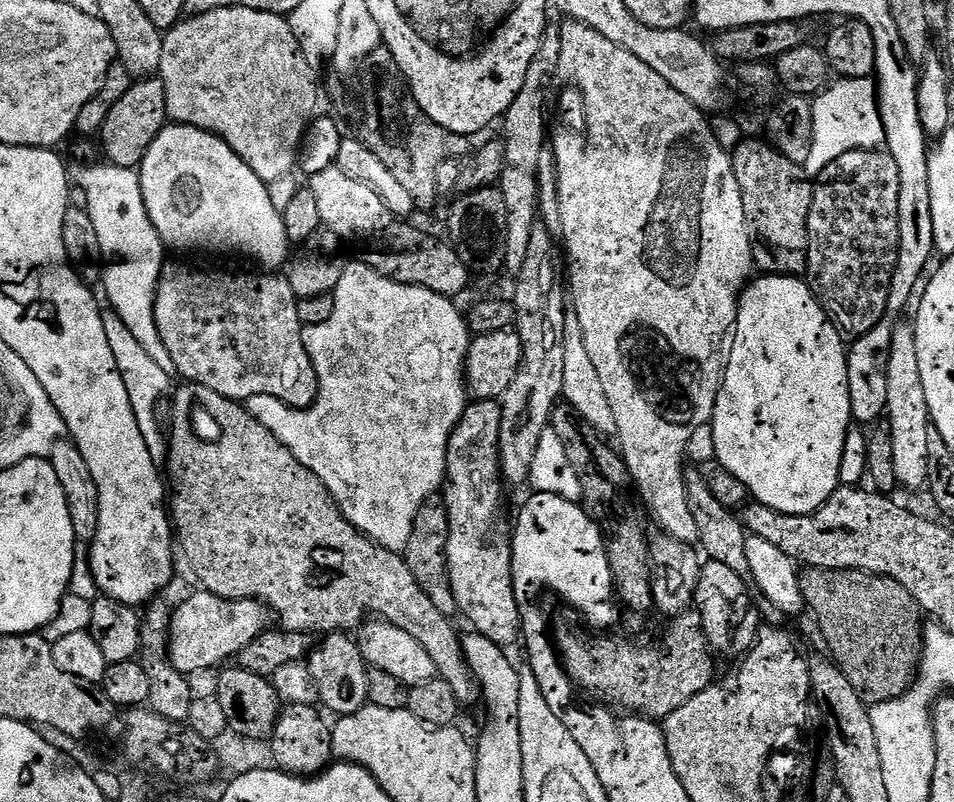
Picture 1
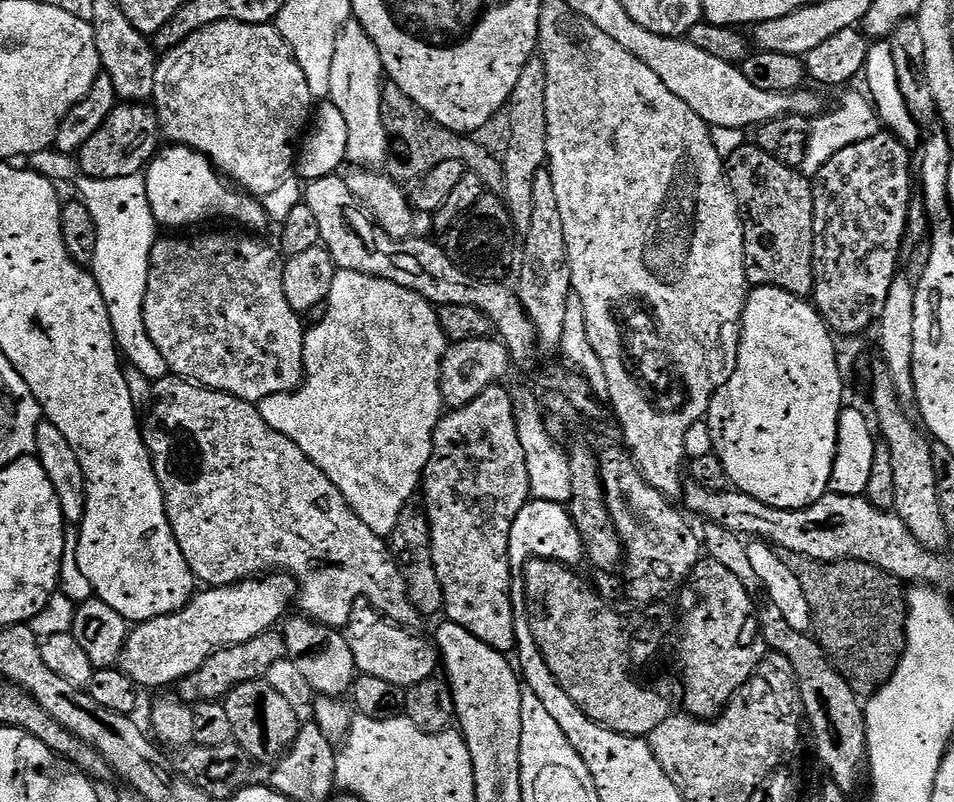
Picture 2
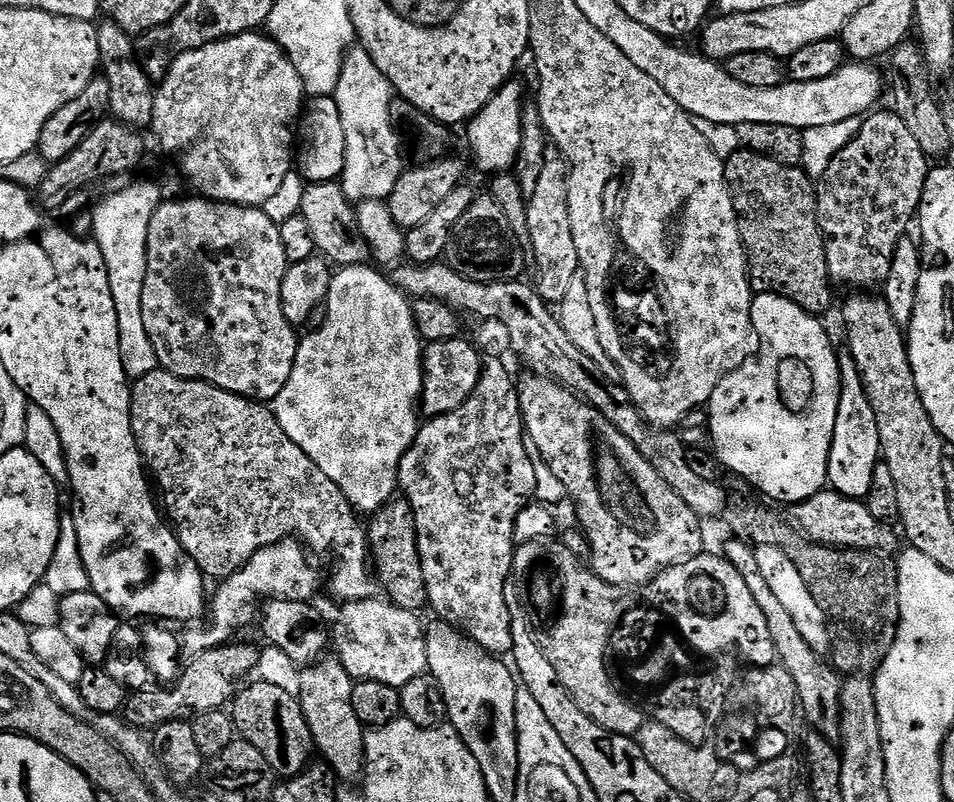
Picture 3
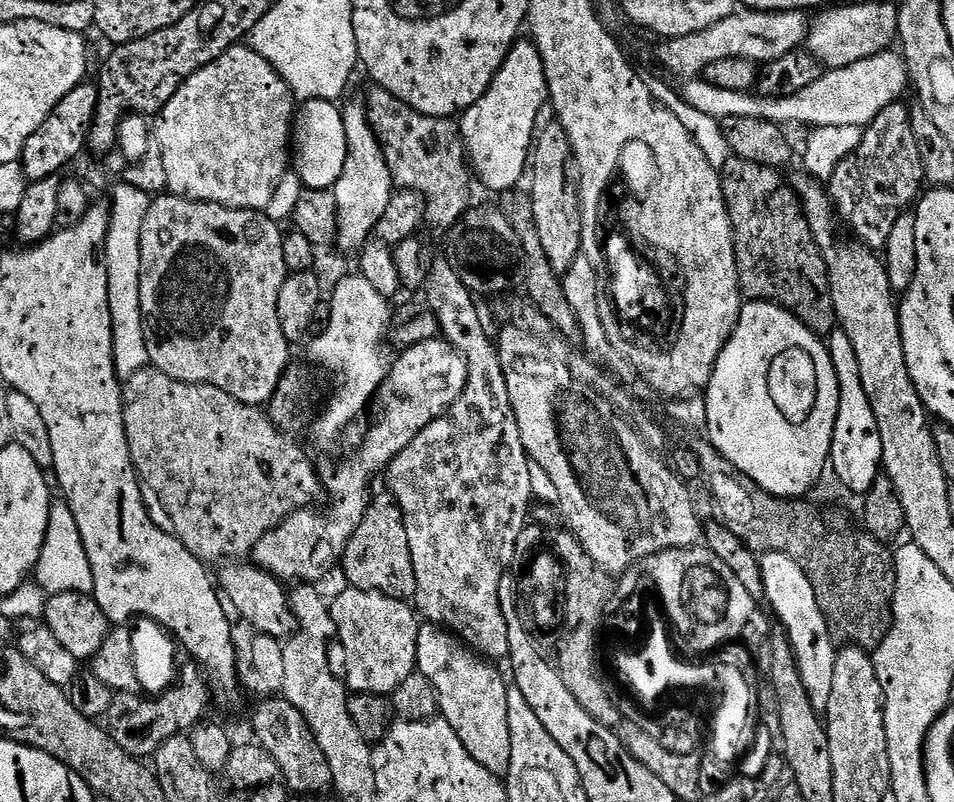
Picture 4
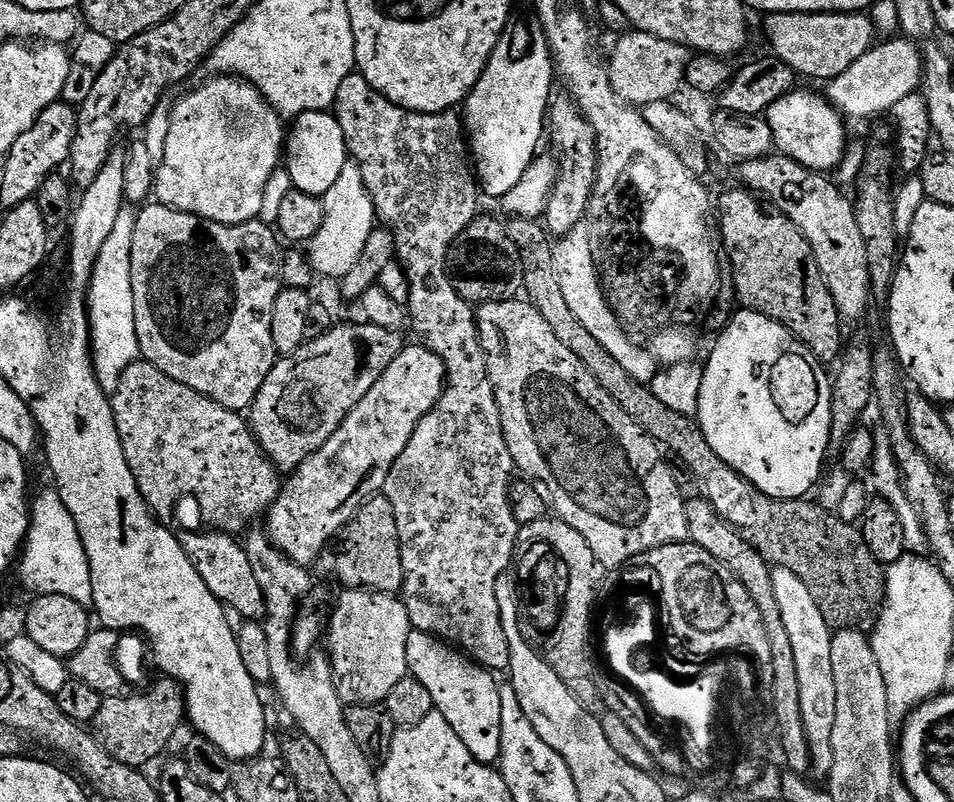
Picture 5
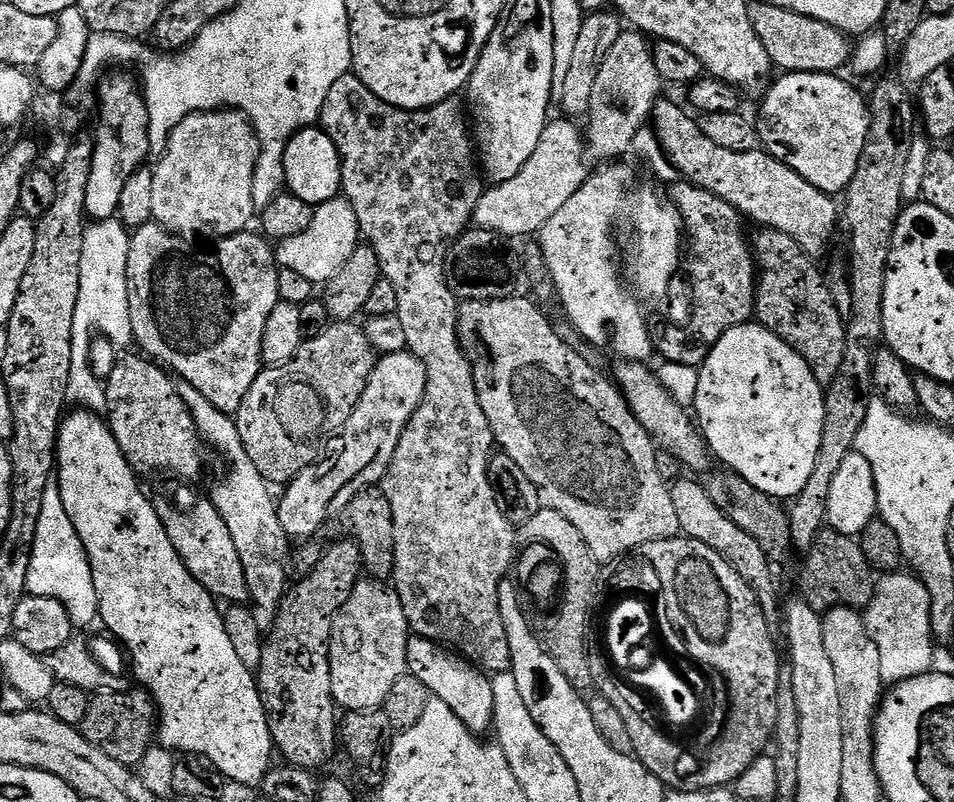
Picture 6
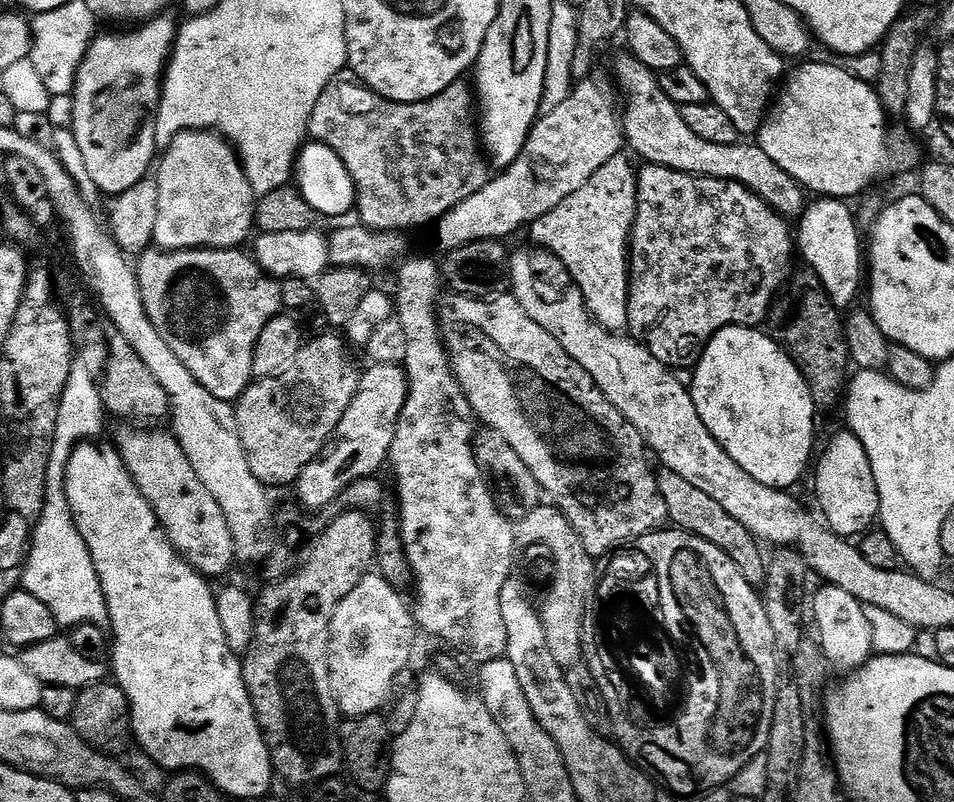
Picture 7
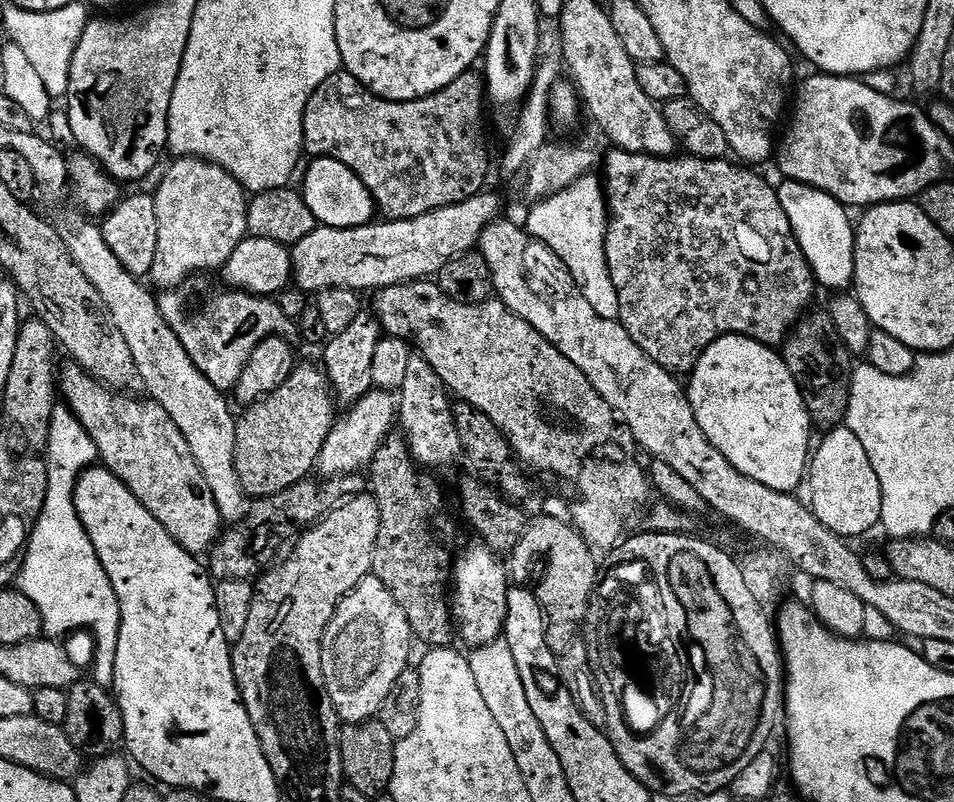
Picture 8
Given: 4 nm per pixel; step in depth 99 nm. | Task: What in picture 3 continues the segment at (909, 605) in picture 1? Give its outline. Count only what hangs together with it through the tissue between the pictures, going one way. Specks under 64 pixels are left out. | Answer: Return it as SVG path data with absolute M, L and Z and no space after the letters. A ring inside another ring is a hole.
M744 504L741 508L734 508L727 513L726 521L728 520L728 528L732 531L729 533L735 539L747 540L753 546L780 548L786 554L786 558L790 558L790 562L798 566L798 574L802 574L806 586L810 586L810 594L814 594L814 602L822 606L822 614L826 614L828 619L832 667L848 676L875 674L882 666L886 654L890 654L890 646L894 646L896 641L896 627L900 625L897 565L893 561L891 564L888 558L875 552L857 552L855 548L828 548L824 544L813 544L811 540L801 536L781 513L779 516L760 504Z

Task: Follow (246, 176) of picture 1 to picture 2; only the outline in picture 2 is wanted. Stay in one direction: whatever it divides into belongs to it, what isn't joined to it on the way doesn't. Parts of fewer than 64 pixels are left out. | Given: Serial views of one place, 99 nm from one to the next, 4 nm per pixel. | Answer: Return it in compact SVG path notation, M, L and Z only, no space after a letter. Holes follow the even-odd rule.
M184 144L161 147L148 165L144 181L150 210L157 225L164 227L165 224L172 228L168 230L192 230L195 229L192 228L195 224L200 224L211 216L233 220L236 223L233 225L244 230L260 230L256 228L269 223L263 203L257 197L229 186L207 156Z

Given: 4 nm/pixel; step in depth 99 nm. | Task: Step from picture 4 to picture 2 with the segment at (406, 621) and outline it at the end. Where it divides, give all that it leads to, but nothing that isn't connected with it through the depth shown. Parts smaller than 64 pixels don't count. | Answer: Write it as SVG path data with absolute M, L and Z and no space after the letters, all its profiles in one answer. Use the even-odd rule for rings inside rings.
M398 624L348 625L346 635L351 653L354 654L357 673L374 678L383 678L386 682L394 682L394 686L405 690L414 687L418 682L433 679L438 672L438 652L431 643L416 636L415 631L402 628Z

